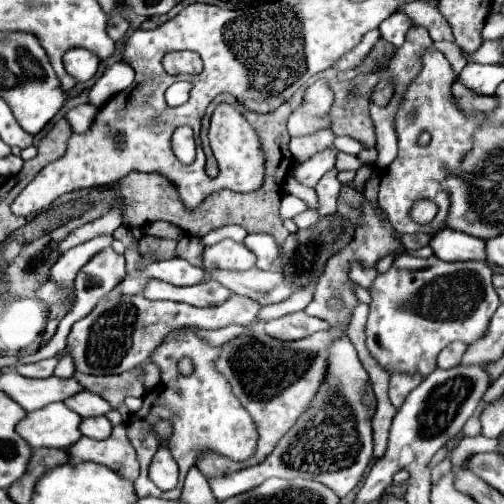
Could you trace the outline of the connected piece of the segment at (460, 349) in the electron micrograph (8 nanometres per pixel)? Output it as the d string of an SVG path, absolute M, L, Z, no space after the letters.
M452 342L452 344L448 344L440 352L440 356L438 356L438 368L458 366L460 360L462 360L462 356L464 356L464 352L466 352L466 348L468 348L468 344L464 344L464 342Z

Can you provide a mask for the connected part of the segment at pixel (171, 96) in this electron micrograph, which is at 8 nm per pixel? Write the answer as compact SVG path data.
M174 82L164 94L166 104L169 107L176 107L188 102L190 90L192 90L192 82Z

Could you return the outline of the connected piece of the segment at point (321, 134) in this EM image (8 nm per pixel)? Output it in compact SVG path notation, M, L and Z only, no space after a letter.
M326 128L326 130L318 130L314 134L308 136L300 136L300 138L290 138L290 152L296 160L308 160L310 156L326 150L328 146L332 146L332 140L336 138L336 134Z

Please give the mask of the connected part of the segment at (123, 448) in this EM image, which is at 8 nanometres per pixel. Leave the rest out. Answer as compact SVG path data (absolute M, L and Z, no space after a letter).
M122 424L114 426L112 434L106 440L90 440L90 438L78 440L70 448L70 458L74 462L88 460L88 462L104 464L110 470L116 470L116 474L124 476L130 482L134 482L140 472L136 452L134 452L130 440L126 438Z

